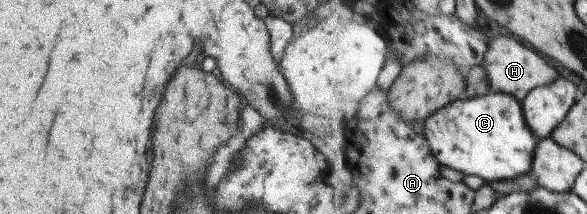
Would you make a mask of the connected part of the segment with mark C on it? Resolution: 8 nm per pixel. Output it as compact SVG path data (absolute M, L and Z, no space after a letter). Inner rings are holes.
M492 92L479 97L464 97L427 119L424 123L424 136L427 137L433 155L440 164L461 171L464 175L480 176L485 182L505 181L527 175L533 170L536 152L541 139L533 131L525 116L524 105L515 95L504 92Z

